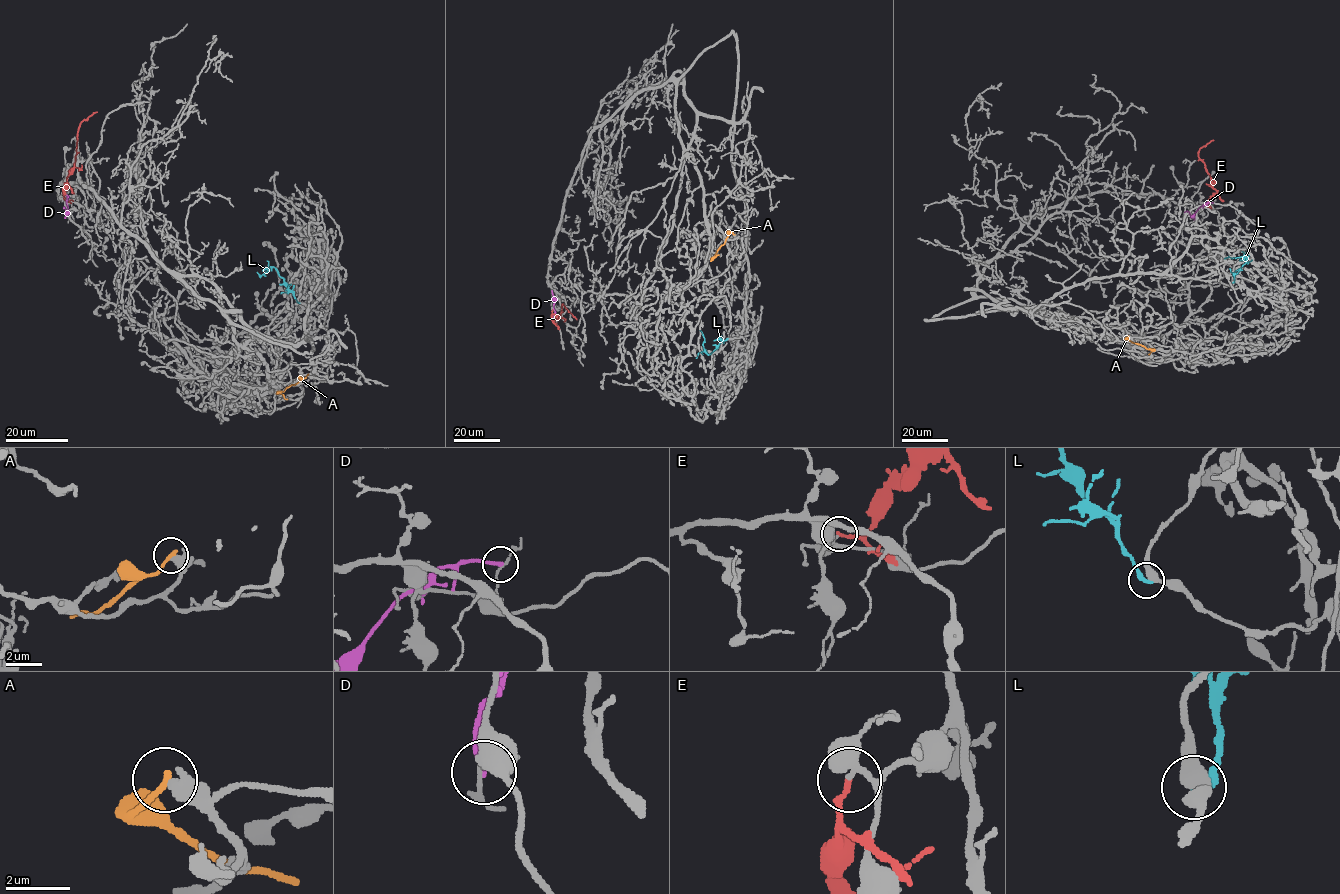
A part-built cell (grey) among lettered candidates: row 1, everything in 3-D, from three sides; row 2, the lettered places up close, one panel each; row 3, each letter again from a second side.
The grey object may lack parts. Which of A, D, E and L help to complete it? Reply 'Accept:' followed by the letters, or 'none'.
Accept: none

